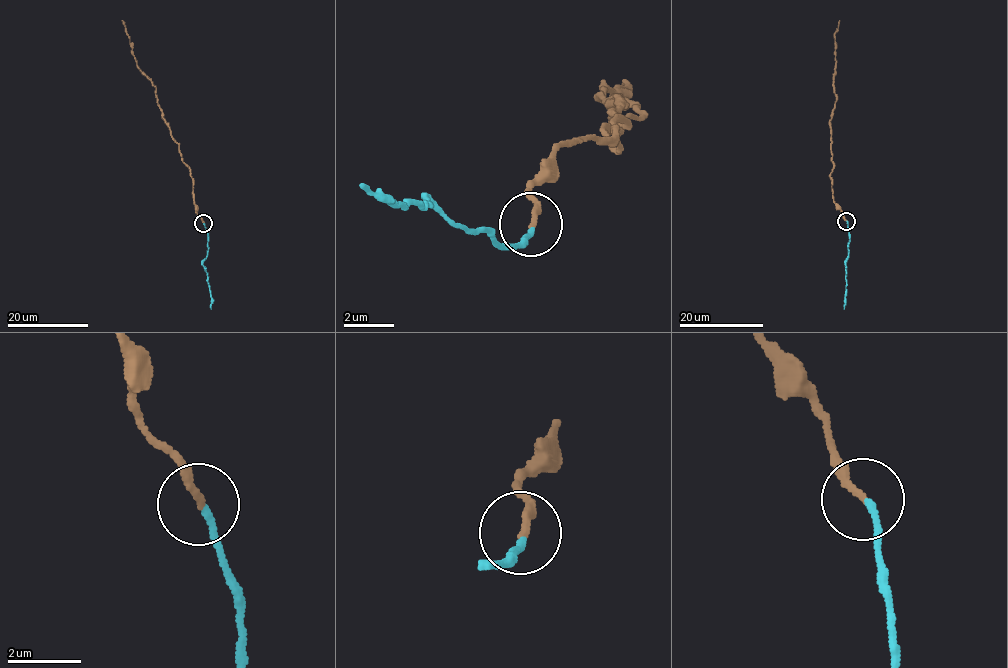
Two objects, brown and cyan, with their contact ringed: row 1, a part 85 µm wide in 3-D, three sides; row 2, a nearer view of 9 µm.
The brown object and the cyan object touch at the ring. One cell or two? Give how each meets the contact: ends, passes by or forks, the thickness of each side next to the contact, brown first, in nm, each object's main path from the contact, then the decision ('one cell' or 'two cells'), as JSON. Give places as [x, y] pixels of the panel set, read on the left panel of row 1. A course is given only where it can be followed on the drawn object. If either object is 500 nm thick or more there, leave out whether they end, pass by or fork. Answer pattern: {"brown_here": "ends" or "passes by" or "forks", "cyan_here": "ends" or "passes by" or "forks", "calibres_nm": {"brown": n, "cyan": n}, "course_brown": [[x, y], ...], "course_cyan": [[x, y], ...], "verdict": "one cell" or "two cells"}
{"brown_here": "ends", "cyan_here": "ends", "calibres_nm": {"brown": 220, "cyan": 180}, "course_brown": [[203, 223], [197, 215], [188, 165], [157, 101], [155, 86], [134, 57], [122, 20]], "course_cyan": [[204, 223], [208, 246], [203, 265], [207, 274], [211, 309]], "verdict": "one cell"}

